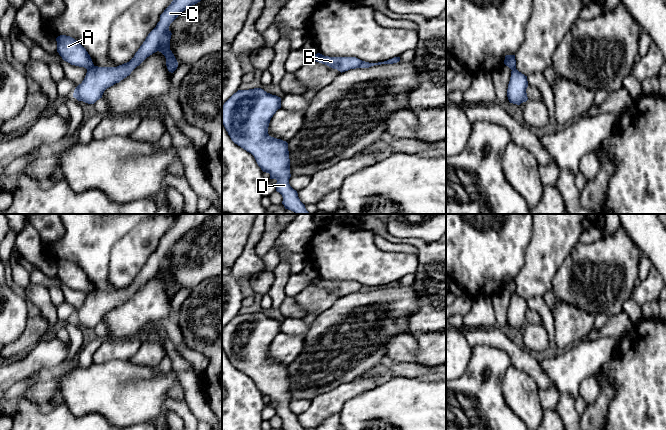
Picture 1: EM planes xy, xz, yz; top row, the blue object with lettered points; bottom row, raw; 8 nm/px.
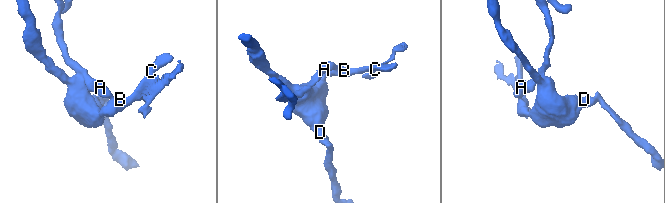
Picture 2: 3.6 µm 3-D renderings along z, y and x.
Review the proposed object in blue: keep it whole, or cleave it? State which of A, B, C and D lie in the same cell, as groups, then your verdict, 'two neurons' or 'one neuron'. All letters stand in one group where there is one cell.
groups A / B C D; two neurons

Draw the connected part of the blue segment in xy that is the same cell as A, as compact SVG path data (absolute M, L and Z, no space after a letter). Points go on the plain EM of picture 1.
M60 259L56 262L57 276L62 283L71 289L90 293L94 290L86 273L74 262Z

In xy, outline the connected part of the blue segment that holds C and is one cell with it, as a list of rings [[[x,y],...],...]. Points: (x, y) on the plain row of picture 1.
[[[179,214],[171,228],[160,239],[160,245],[148,258],[134,281],[117,291],[93,290],[87,293],[86,300],[75,312],[73,321],[78,325],[94,328],[102,322],[107,312],[129,300],[147,281],[157,275],[165,280],[167,293],[173,297],[178,291],[178,286],[170,274],[172,257],[169,250],[183,235],[200,226],[209,217],[209,214]]]

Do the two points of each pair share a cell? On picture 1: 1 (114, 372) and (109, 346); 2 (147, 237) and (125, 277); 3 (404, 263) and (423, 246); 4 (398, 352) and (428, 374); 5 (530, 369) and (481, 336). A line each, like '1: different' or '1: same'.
1: different
2: same
3: different
4: different
5: same

